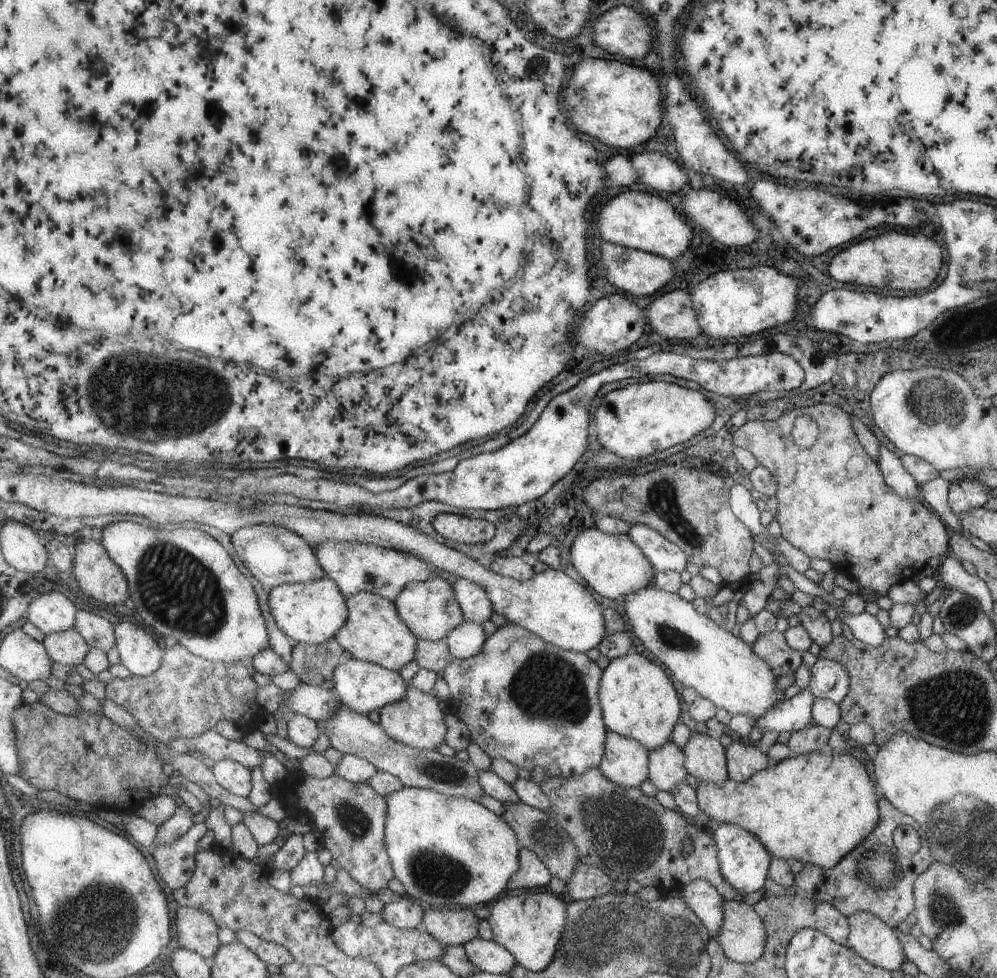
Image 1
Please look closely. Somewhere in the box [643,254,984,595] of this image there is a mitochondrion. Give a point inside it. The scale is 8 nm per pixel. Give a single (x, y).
(933, 410)

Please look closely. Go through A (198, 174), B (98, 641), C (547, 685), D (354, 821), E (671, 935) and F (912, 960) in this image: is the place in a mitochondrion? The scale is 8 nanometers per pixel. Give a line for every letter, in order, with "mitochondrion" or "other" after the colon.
A: other
B: other
C: mitochondrion
D: mitochondrion
E: mitochondrion
F: other

